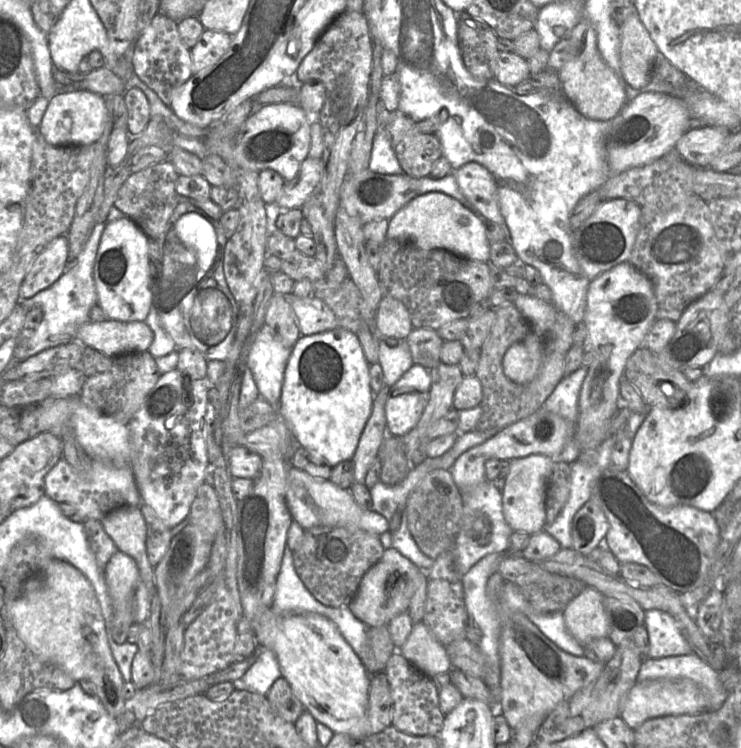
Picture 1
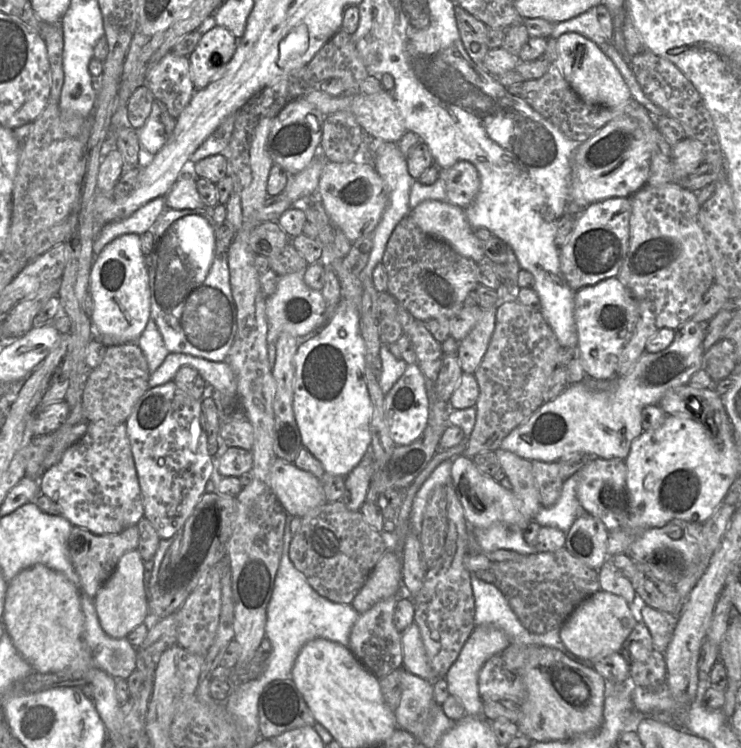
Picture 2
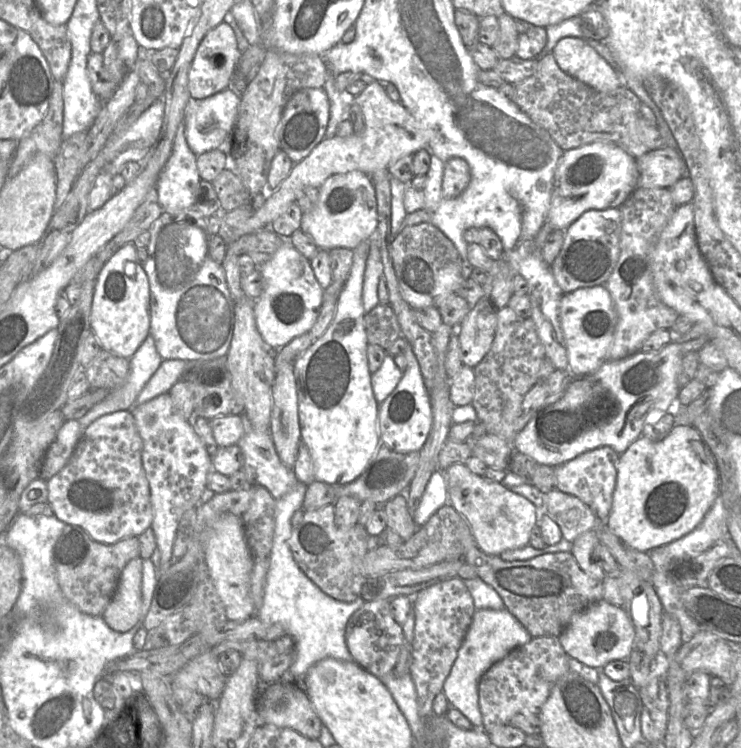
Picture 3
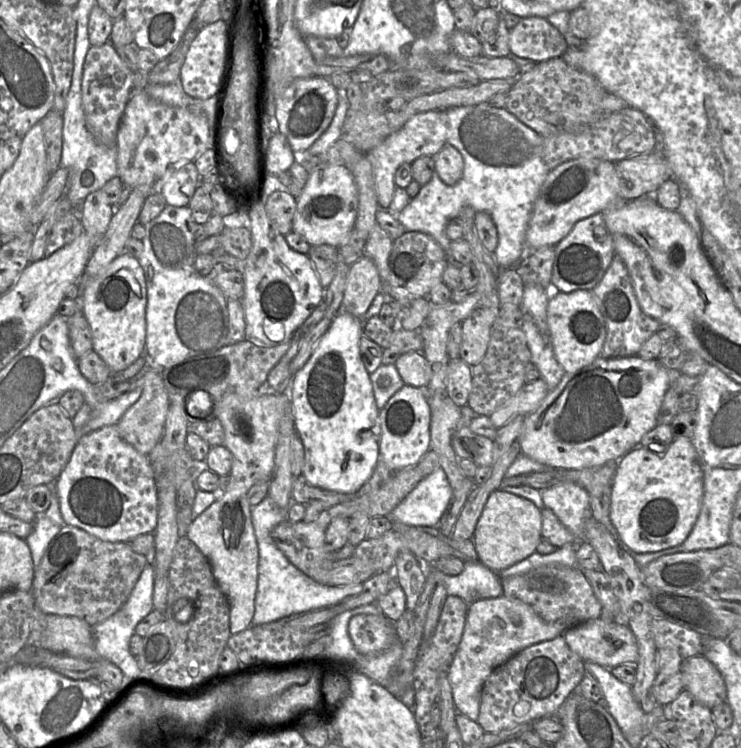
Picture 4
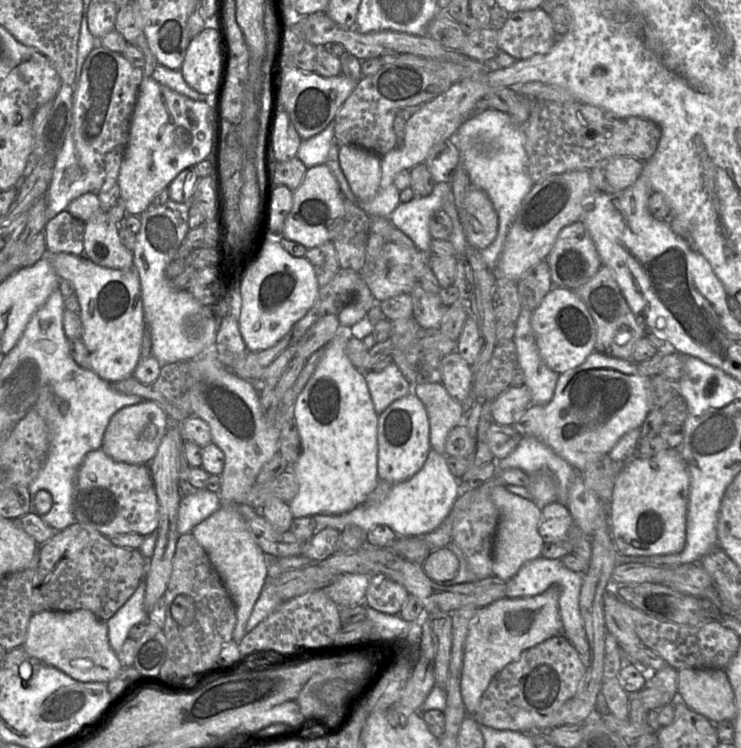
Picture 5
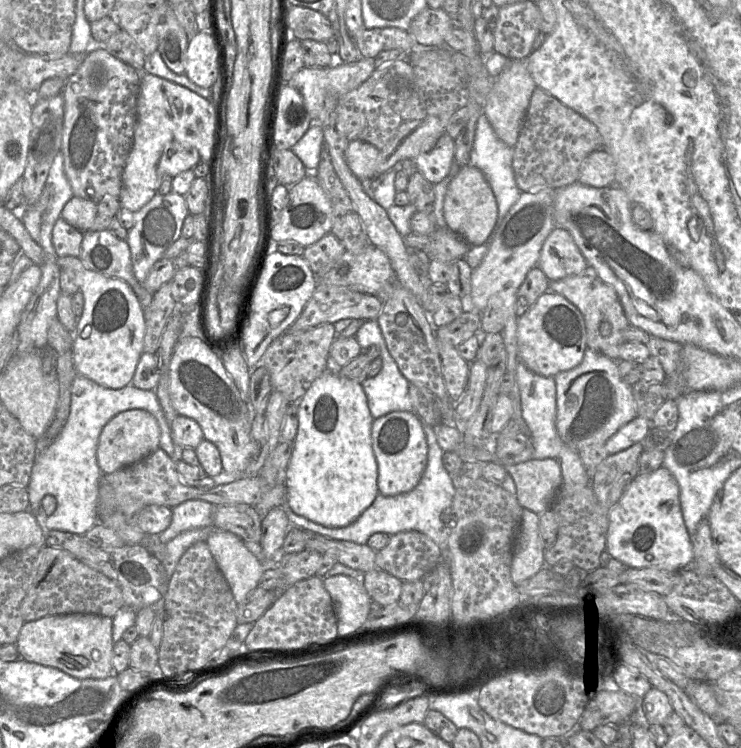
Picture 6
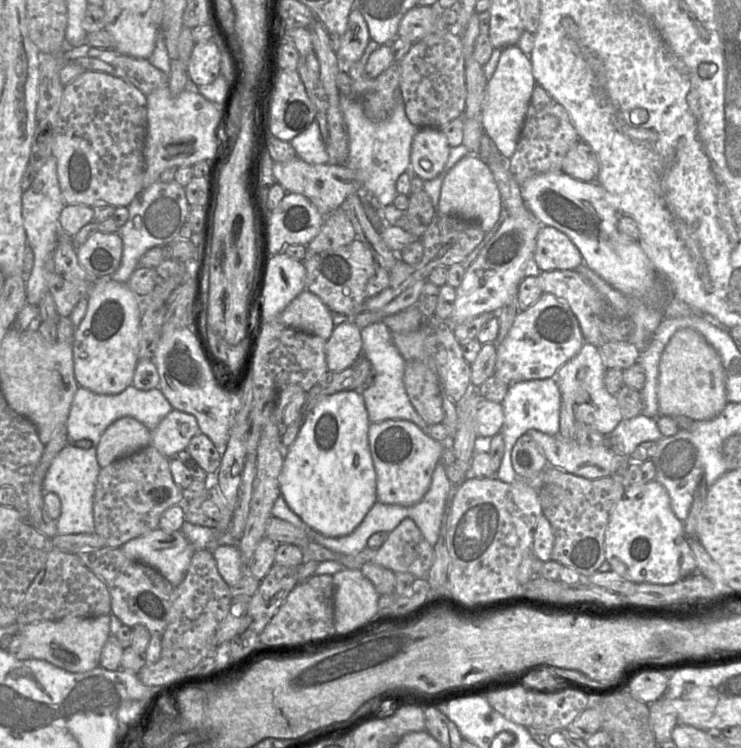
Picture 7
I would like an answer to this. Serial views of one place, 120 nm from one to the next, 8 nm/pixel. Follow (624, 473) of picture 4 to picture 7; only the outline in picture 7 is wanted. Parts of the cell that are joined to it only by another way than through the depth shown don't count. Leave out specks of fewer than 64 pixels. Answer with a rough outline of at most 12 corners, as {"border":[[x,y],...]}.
{"border":[[653,480],[627,486],[605,559],[637,584],[697,571],[684,523]]}

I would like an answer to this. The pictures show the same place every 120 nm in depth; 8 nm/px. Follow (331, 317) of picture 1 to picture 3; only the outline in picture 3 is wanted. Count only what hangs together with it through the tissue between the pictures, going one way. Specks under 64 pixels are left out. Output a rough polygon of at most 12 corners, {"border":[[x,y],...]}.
{"border":[[283,243],[259,269],[264,342],[281,349],[315,324],[324,290]]}

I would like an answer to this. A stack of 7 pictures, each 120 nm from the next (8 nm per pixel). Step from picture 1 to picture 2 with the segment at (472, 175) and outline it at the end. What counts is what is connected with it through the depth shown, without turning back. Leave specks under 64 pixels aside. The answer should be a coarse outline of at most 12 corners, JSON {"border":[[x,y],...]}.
{"border":[[468,161],[445,171],[447,201],[463,209],[480,189]]}

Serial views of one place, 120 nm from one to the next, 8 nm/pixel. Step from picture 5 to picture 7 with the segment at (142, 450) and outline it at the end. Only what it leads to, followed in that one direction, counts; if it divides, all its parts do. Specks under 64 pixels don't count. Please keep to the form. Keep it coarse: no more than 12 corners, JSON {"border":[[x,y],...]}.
{"border":[[122,417],[103,433],[97,461],[104,468],[149,446],[151,431]]}

